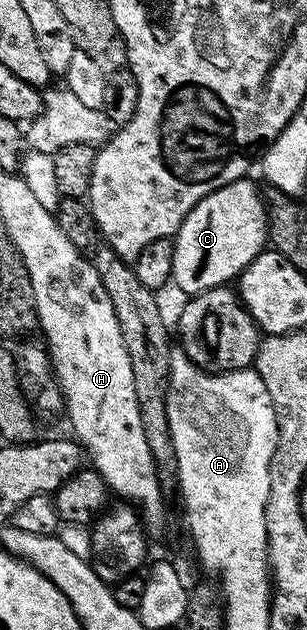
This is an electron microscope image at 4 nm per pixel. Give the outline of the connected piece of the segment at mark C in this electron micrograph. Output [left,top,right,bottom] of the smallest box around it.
[171,178,268,296]

